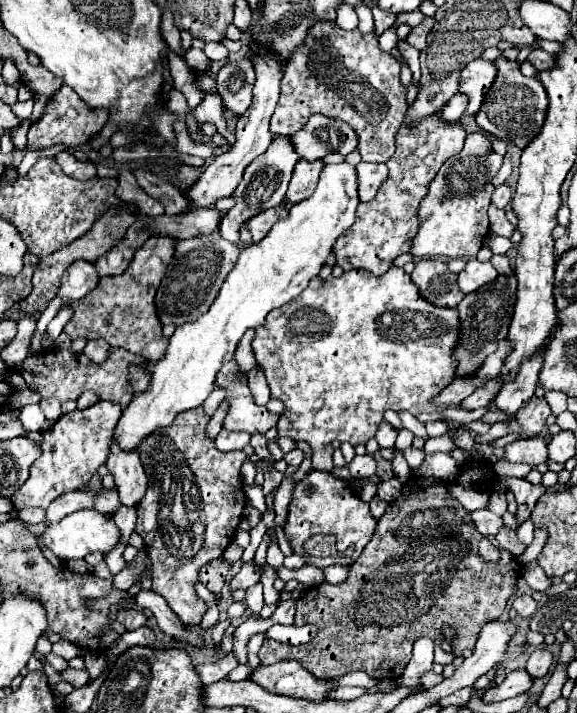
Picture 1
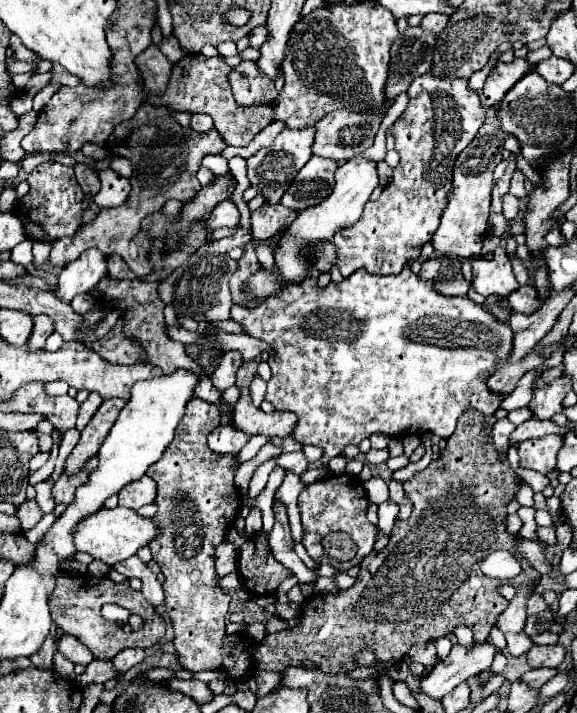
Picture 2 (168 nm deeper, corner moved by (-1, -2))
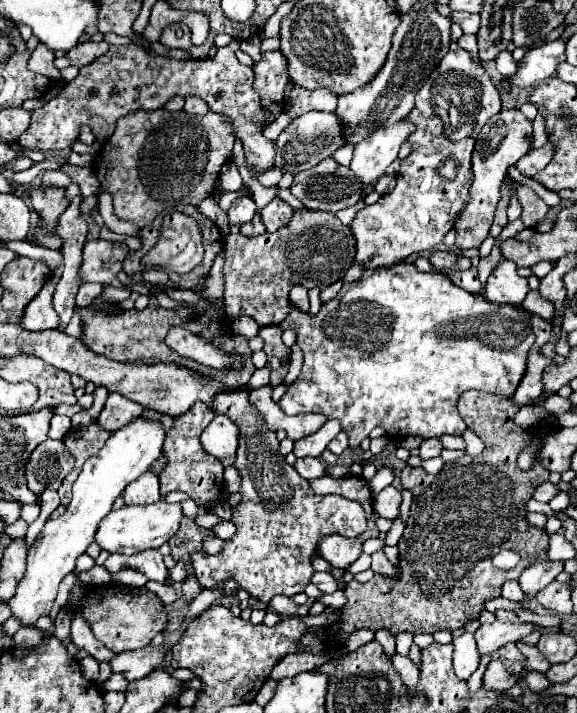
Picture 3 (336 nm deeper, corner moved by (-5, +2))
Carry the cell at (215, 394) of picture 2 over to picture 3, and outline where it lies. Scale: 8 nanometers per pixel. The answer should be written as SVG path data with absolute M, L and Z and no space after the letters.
M229 391L229 393L217 393L213 399L213 409L217 413L227 415L239 429L241 429L241 441L237 449L237 469L241 471L243 483L241 483L241 497L243 501L233 509L233 523L237 525L237 533L225 541L221 555L205 555L205 553L193 553L193 569L197 579L205 589L213 589L223 579L235 579L239 583L239 589L245 589L249 595L259 597L263 603L267 603L273 595L285 595L291 597L295 593L301 593L305 585L311 581L313 567L311 567L311 555L315 553L315 545L323 535L339 533L343 537L357 537L365 531L365 511L359 503L347 501L339 495L325 495L319 497L309 489L309 481L295 473L295 467L285 463L285 457L279 455L279 441L273 431L265 429L265 421L257 413L255 407L249 403L249 391Z

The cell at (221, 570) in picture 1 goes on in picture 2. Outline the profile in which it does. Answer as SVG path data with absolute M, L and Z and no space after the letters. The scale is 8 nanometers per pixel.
M223 541L215 547L215 567L219 577L225 577L237 569L237 549L231 541Z

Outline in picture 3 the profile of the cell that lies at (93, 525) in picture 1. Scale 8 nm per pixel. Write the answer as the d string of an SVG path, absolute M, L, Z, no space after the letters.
M159 501L153 505L131 505L131 507L123 505L121 509L113 509L109 515L103 517L95 533L95 541L99 543L101 549L109 553L123 553L123 555L141 553L145 549L157 549L177 533L181 517L183 511L179 503Z

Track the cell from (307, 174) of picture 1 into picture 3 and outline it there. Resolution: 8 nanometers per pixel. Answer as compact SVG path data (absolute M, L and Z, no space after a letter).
M327 157L323 161L319 161L315 167L301 171L293 177L293 185L289 187L289 191L307 207L307 209L317 209L317 211L329 211L335 213L339 209L351 207L361 199L361 183L357 183L359 179L355 179L355 175L351 173L349 167L339 165L335 159Z

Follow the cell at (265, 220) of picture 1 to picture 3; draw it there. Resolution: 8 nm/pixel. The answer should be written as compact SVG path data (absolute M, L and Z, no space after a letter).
M275 197L269 205L265 205L261 211L259 211L261 219L263 219L263 225L267 227L267 233L273 233L277 231L279 227L283 227L285 223L291 221L293 217L293 209L289 203L281 201L279 197Z

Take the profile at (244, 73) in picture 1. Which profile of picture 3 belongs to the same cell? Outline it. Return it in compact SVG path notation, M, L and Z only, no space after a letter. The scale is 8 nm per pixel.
M279 51L263 53L261 61L253 65L253 89L259 93L263 105L273 113L283 113L283 89L287 75L287 61Z

